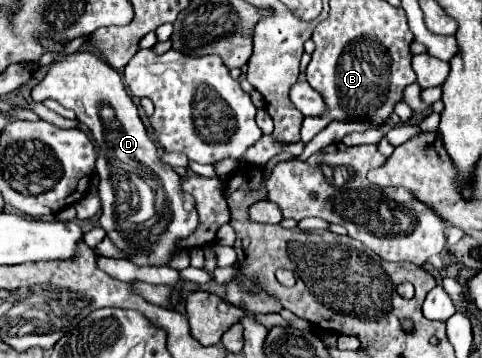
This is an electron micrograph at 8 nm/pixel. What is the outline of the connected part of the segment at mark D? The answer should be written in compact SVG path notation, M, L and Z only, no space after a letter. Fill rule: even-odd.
M74 52L70 56L58 56L46 76L32 86L32 100L44 102L46 98L56 100L64 108L70 108L76 112L76 120L88 126L92 132L92 138L98 146L98 160L96 160L96 172L100 176L98 192L102 200L102 216L100 226L106 230L106 236L112 240L112 244L128 254L128 260L136 266L168 266L172 256L176 254L178 240L188 238L196 226L198 226L198 212L196 212L196 200L192 194L186 194L182 190L182 178L174 172L174 168L160 160L158 146L150 138L140 112L138 104L132 100L132 96L126 92L124 82L120 74L108 66L102 58L94 56L92 52ZM148 186L152 190L152 210L146 210L146 204L140 204L140 188Z

